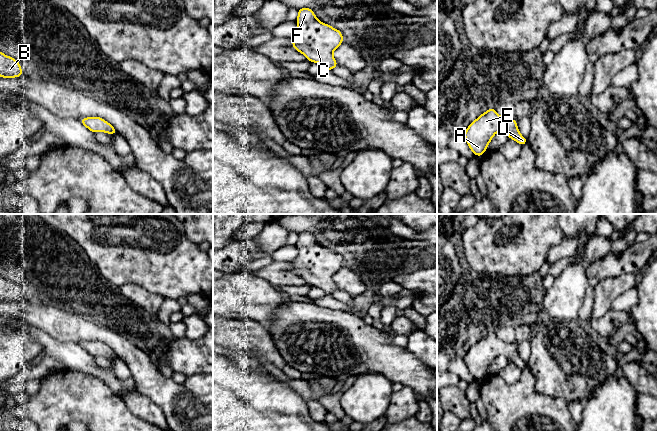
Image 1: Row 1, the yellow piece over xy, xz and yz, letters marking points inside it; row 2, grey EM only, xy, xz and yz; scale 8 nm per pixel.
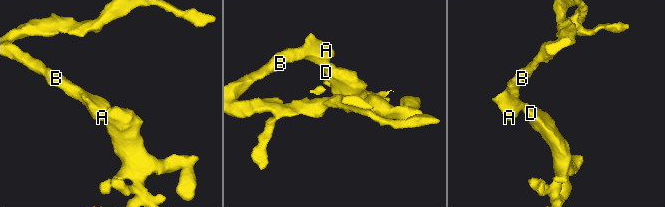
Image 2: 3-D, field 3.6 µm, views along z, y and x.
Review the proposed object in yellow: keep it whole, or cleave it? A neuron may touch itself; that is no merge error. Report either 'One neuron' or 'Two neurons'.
One neuron

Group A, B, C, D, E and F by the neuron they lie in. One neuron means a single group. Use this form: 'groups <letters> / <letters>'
groups A B C D E F

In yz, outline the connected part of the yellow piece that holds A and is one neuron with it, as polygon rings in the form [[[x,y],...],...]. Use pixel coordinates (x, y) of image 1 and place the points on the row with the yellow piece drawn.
[[[490,108],[474,120],[463,133],[469,148],[474,155],[481,157],[493,136],[505,131],[509,139],[515,140],[521,146],[529,143],[518,130],[516,119],[505,119],[500,116],[495,108]]]

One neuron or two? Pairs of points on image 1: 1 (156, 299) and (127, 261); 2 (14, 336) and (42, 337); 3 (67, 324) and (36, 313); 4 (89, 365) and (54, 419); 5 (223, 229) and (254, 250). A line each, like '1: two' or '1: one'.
1: two
2: two
3: one
4: two
5: two

